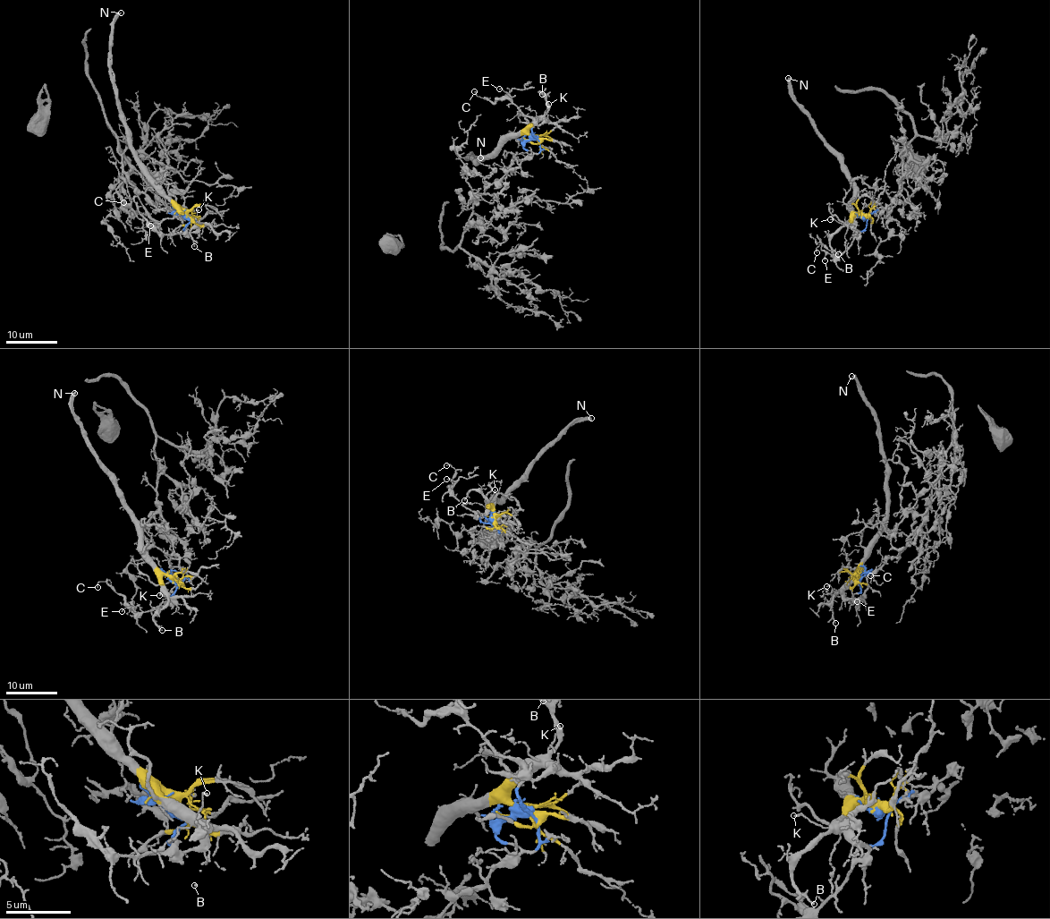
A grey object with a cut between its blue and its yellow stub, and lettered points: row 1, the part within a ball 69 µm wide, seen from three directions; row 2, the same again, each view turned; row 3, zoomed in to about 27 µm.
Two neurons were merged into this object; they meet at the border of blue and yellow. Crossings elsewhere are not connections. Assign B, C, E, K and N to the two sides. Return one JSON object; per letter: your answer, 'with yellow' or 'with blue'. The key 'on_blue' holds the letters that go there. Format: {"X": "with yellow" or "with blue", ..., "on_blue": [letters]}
{"B": "with yellow", "C": "with blue", "E": "with blue", "K": "with yellow", "N": "with yellow", "on_blue": ["C", "E"]}

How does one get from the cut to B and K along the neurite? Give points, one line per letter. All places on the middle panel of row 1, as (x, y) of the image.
B: (535, 136), (529, 131), (529, 128), (547, 110), (546, 102), (539, 90), (542, 93)
K: (535, 136), (529, 131), (548, 104)

